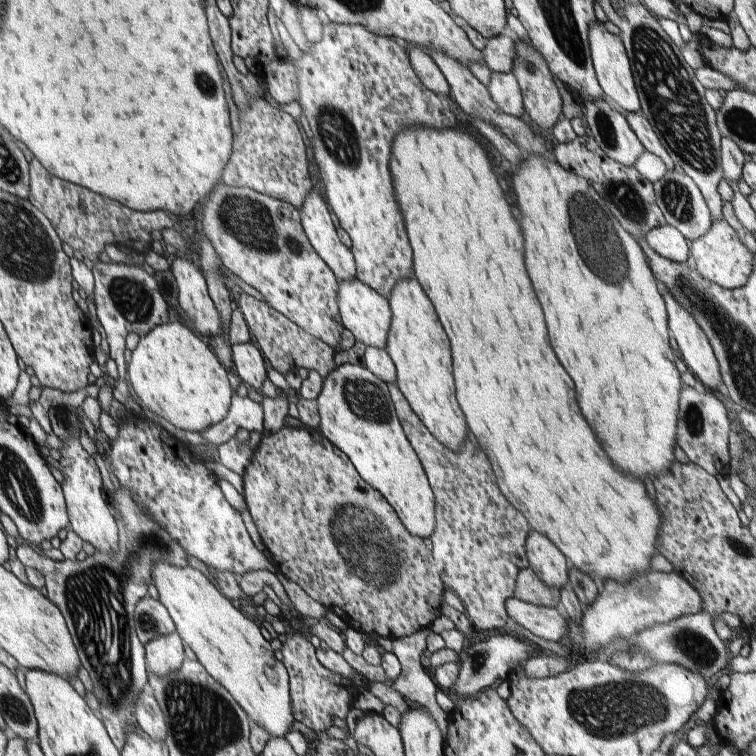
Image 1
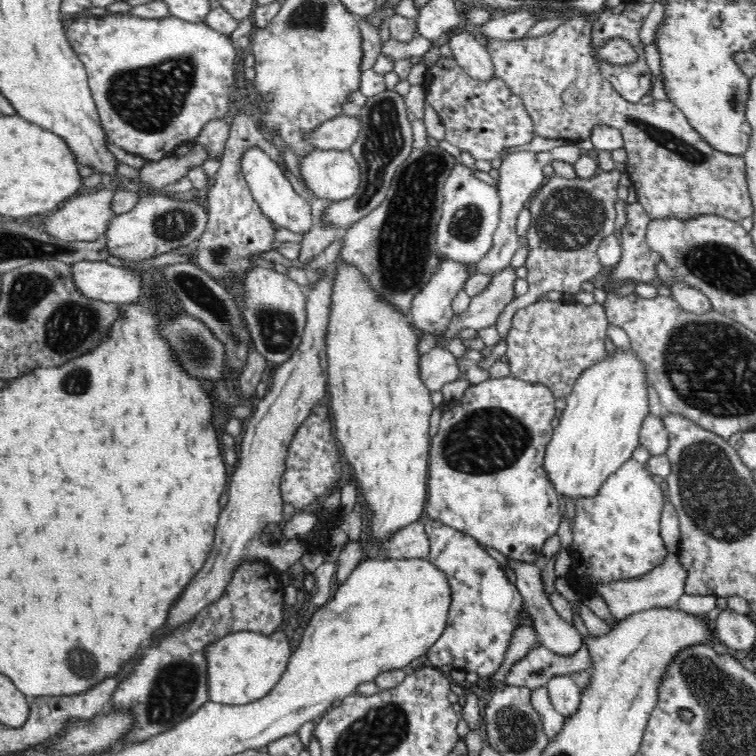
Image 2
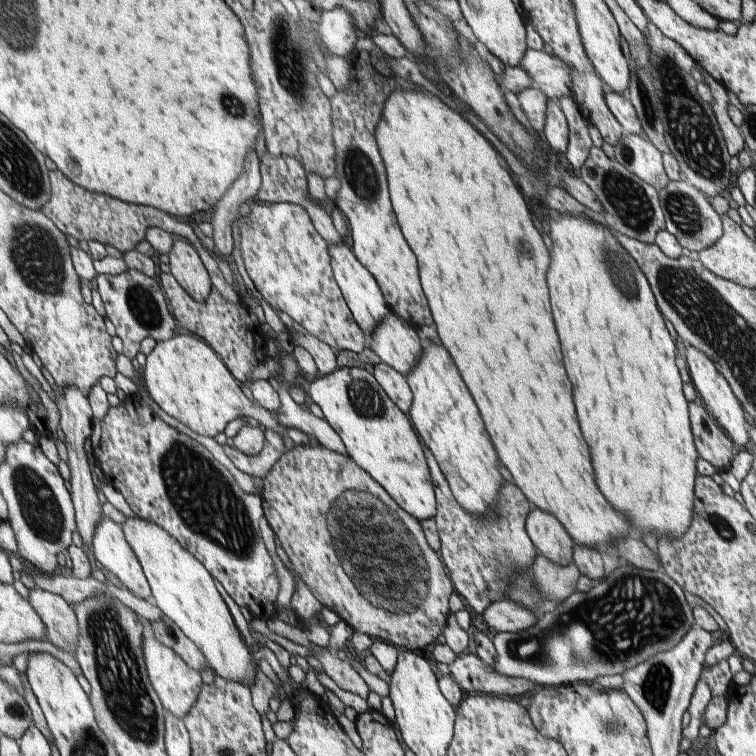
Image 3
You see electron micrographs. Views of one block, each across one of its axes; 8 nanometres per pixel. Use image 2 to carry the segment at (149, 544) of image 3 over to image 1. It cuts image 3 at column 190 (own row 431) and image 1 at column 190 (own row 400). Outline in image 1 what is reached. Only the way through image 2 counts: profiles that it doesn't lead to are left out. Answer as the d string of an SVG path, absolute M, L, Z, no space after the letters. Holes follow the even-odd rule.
M166 561L158 562L152 570L153 584L158 590L158 598L172 614L176 632L184 644L188 644L196 654L200 664L205 665L210 676L214 677L238 701L238 704L250 716L250 721L265 728L272 737L284 737L295 721L292 707L292 693L289 689L289 671L283 662L274 658L271 642L266 642L260 634L256 622L242 612L238 612L220 592L218 588L202 574L194 570L190 564L173 565Z

